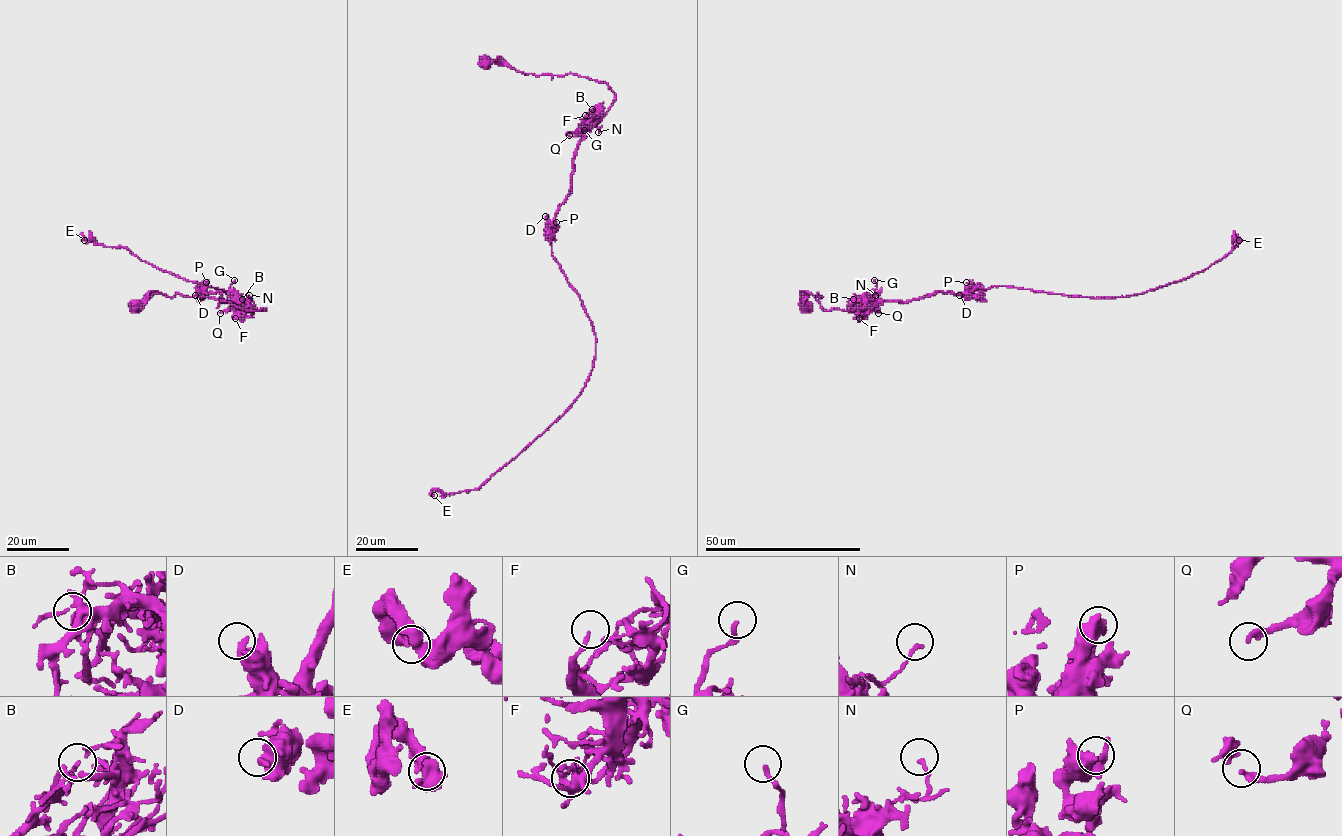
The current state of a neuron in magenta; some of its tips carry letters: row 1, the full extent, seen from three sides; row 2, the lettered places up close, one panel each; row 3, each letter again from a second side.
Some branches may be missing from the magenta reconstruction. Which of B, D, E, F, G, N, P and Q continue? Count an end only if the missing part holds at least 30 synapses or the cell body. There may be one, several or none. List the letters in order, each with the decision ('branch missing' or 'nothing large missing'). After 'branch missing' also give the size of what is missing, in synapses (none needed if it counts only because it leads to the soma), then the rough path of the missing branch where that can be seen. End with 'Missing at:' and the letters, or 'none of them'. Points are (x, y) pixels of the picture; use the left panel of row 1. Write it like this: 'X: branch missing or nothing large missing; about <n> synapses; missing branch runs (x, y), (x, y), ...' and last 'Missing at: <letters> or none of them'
B: nothing large missing
D: nothing large missing
E: nothing large missing
F: nothing large missing
G: nothing large missing
N: nothing large missing
P: nothing large missing
Q: nothing large missing
Missing at: none of them

